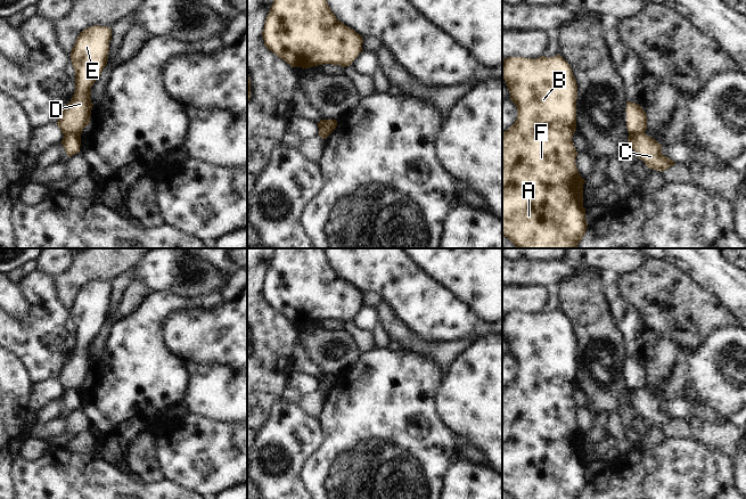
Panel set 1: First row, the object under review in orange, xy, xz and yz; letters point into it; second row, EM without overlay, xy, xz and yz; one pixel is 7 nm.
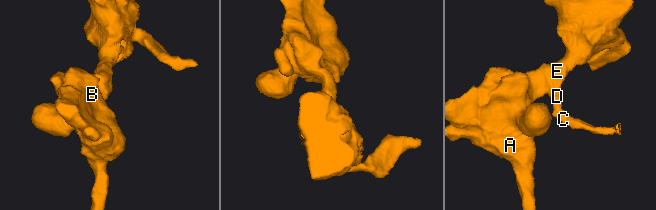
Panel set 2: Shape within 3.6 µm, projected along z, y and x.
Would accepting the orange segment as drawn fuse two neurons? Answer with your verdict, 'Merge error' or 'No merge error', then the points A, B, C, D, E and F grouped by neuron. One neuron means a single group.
Merge error. Groups: A B D E F / C

